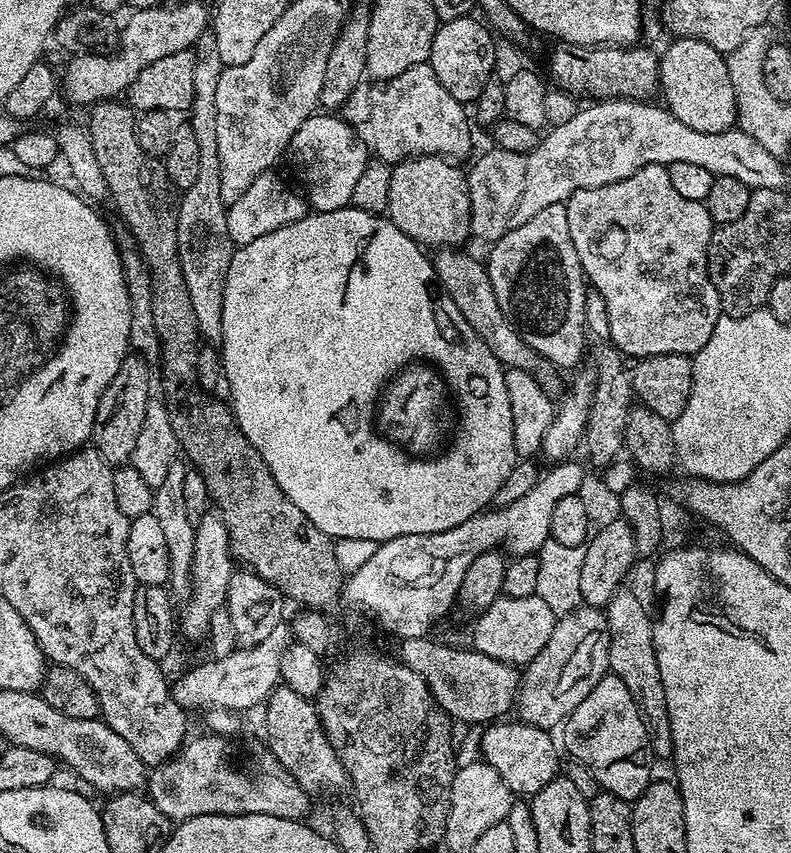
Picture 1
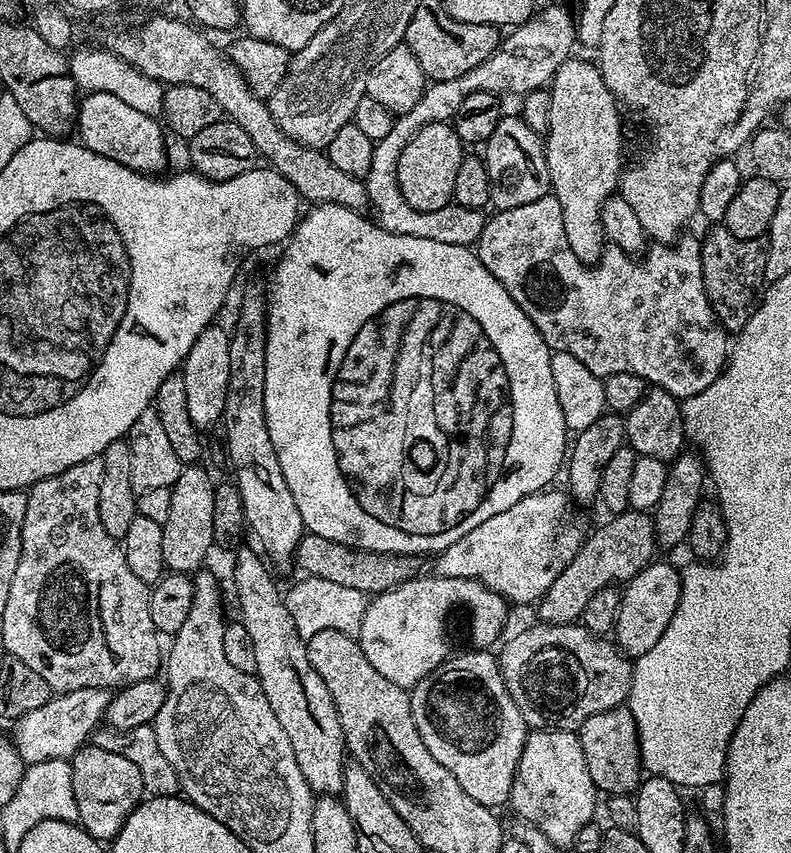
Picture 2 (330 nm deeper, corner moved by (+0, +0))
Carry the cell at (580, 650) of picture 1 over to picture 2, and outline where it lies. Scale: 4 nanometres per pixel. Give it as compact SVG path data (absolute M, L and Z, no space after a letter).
M653 562L646 565L634 579L623 585L620 597L620 609L614 629L614 644L628 658L646 654L670 626L674 610L678 610L680 601L680 572L668 564Z

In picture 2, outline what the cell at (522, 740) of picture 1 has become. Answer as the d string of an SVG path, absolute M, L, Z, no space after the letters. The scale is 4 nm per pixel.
M488 650L460 651L411 689L414 726L418 726L422 742L426 742L426 750L458 778L458 786L474 802L500 810L512 799L514 774L530 727L507 692L499 659Z

